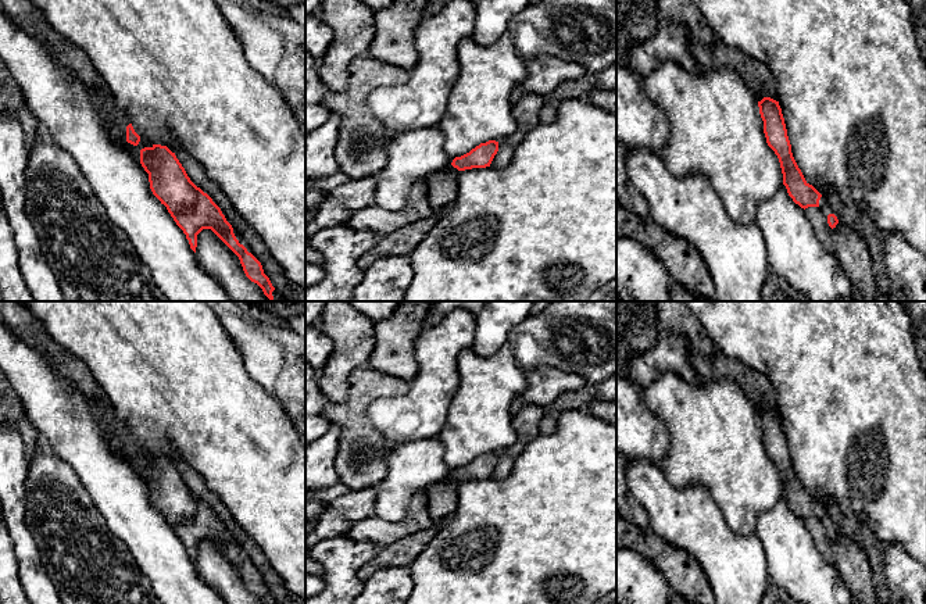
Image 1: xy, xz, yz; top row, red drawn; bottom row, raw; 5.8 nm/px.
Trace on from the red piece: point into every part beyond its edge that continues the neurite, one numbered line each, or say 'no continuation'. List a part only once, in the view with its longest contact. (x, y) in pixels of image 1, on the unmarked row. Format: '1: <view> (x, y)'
1: xy (25, 325)

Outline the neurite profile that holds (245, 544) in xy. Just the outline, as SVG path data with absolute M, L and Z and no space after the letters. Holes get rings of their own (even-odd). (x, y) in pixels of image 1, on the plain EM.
M174 453L172 455L175 458L176 469L185 479L190 492L204 504L207 504L221 519L226 532L232 536L236 550L261 573L264 585L269 589L275 601L278 604L303 604L298 597L287 590L283 579L271 567L262 550L237 525L219 497L208 489L203 476L197 473L186 461L183 461L178 453Z

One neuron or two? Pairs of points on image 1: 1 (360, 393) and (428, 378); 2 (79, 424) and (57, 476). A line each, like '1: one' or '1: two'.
1: two
2: two

